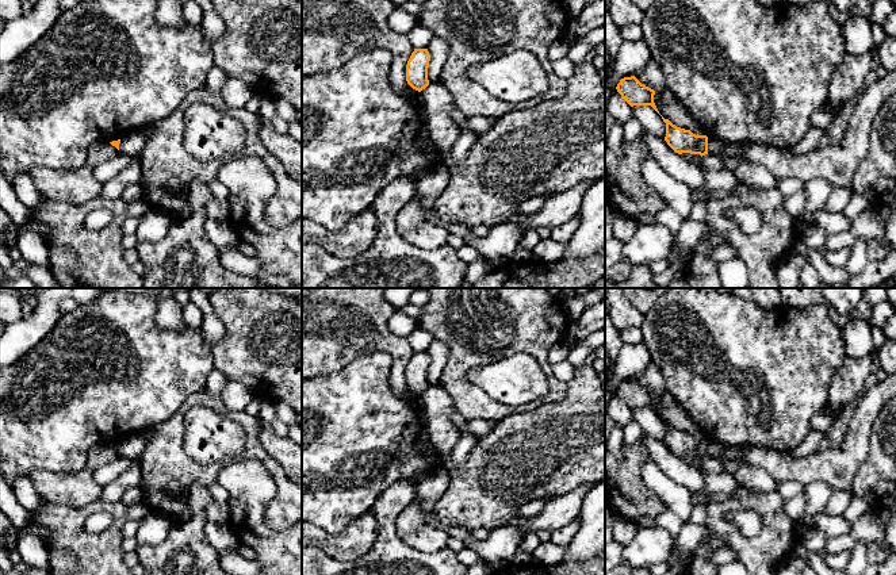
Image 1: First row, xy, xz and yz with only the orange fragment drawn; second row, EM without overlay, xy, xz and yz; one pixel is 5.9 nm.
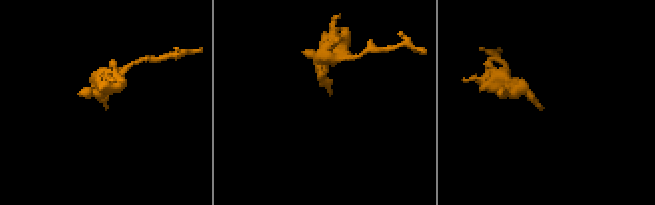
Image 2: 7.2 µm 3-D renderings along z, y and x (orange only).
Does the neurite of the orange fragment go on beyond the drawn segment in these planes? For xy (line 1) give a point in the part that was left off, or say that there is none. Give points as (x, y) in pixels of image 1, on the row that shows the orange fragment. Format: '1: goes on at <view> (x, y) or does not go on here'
1: does not go on here

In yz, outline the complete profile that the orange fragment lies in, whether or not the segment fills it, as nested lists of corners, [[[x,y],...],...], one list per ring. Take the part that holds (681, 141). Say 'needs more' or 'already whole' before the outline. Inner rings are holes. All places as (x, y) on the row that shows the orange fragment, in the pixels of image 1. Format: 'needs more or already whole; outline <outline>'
already whole; outline [[[662,116],[666,123],[667,145],[678,154],[690,153],[700,154],[701,157],[708,154],[708,137],[696,135],[690,130],[685,130],[673,124],[669,119]]]

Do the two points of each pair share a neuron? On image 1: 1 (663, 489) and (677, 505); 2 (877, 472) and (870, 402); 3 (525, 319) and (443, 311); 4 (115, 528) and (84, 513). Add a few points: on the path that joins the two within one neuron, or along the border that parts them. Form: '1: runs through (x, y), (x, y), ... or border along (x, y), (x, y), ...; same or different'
1: runs through (667, 493), (676, 501); same
2: border along (881, 407), (872, 428), (870, 449), (866, 455); different
3: runs through (505, 311), (463, 311); same
4: runs through (115, 517), (108, 508), (95, 508); same

